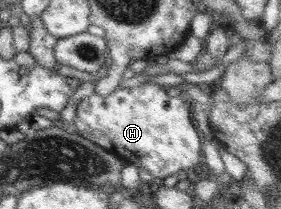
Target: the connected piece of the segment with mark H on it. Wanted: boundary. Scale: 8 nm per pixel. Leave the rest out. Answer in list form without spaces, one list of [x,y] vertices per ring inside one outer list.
[[[145,83],[144,85],[127,85],[117,87],[109,96],[99,96],[97,93],[92,94],[89,97],[85,97],[78,103],[76,107],[76,117],[73,124],[77,127],[77,134],[83,138],[89,139],[91,142],[94,142],[97,146],[104,148],[107,152],[117,155],[126,163],[134,164],[136,167],[144,168],[147,172],[150,172],[151,175],[155,178],[165,179],[167,176],[177,175],[179,170],[188,170],[192,166],[197,166],[199,160],[201,160],[202,155],[202,143],[203,137],[199,134],[198,129],[195,129],[195,126],[192,122],[192,103],[183,96],[173,97],[169,96],[166,88],[162,87],[157,83]]]

